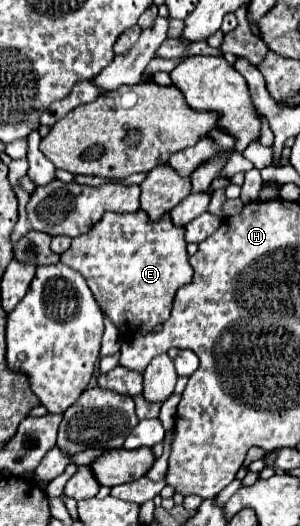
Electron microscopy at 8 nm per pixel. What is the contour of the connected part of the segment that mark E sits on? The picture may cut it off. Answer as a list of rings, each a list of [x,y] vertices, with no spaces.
[[[141,209],[135,213],[107,213],[103,215],[101,223],[97,223],[91,231],[71,241],[71,247],[61,255],[61,263],[79,271],[85,277],[99,307],[117,325],[121,335],[129,339],[135,335],[151,333],[153,327],[167,321],[177,289],[191,283],[193,269],[189,265],[189,255],[185,247],[185,229],[173,225],[169,221],[169,215],[165,215],[159,223],[151,223]]]

